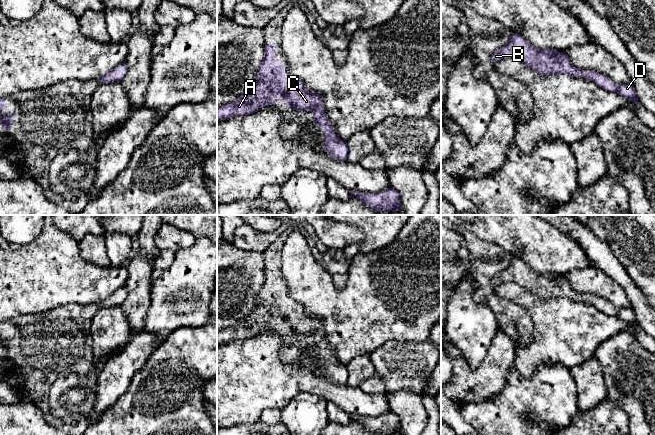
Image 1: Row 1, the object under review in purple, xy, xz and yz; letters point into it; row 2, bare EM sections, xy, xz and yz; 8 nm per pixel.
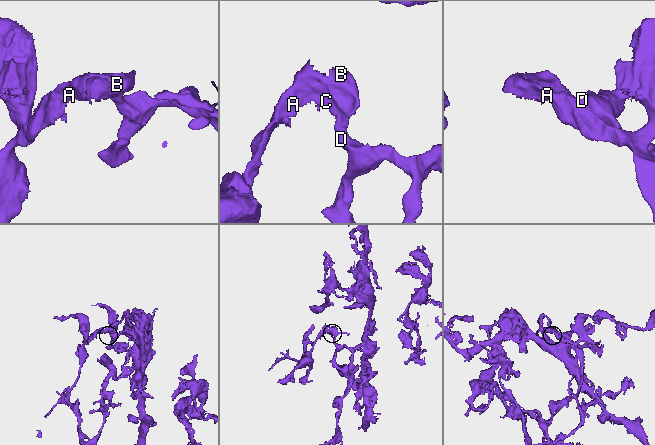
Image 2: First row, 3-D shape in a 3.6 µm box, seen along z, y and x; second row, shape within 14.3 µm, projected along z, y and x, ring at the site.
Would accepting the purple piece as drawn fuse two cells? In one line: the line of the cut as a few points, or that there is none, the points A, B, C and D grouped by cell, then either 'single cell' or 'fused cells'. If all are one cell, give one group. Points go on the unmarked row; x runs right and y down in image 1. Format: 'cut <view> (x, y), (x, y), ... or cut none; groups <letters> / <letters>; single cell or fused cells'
cut none; groups A B C D; single cell

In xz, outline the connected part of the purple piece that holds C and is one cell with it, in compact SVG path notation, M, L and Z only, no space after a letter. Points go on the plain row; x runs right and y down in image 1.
M265 267L264 283L258 293L255 307L252 311L235 326L217 331L217 347L221 344L257 336L263 330L275 329L277 324L283 324L289 332L294 332L299 336L308 333L312 338L313 346L316 347L325 357L326 365L324 366L324 375L332 383L337 385L342 385L347 382L347 365L342 365L335 357L332 347L325 335L324 321L309 316L300 302L296 301L289 295L286 296L284 294L284 289L276 283L276 271L274 268Z

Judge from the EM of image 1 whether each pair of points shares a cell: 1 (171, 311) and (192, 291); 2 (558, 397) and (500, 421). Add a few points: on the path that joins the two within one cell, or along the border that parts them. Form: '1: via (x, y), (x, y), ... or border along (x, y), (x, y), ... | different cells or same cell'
1: via (176, 306), (187, 295) | same cell
2: via (544, 402), (538, 405), (526, 405), (514, 415) | same cell

